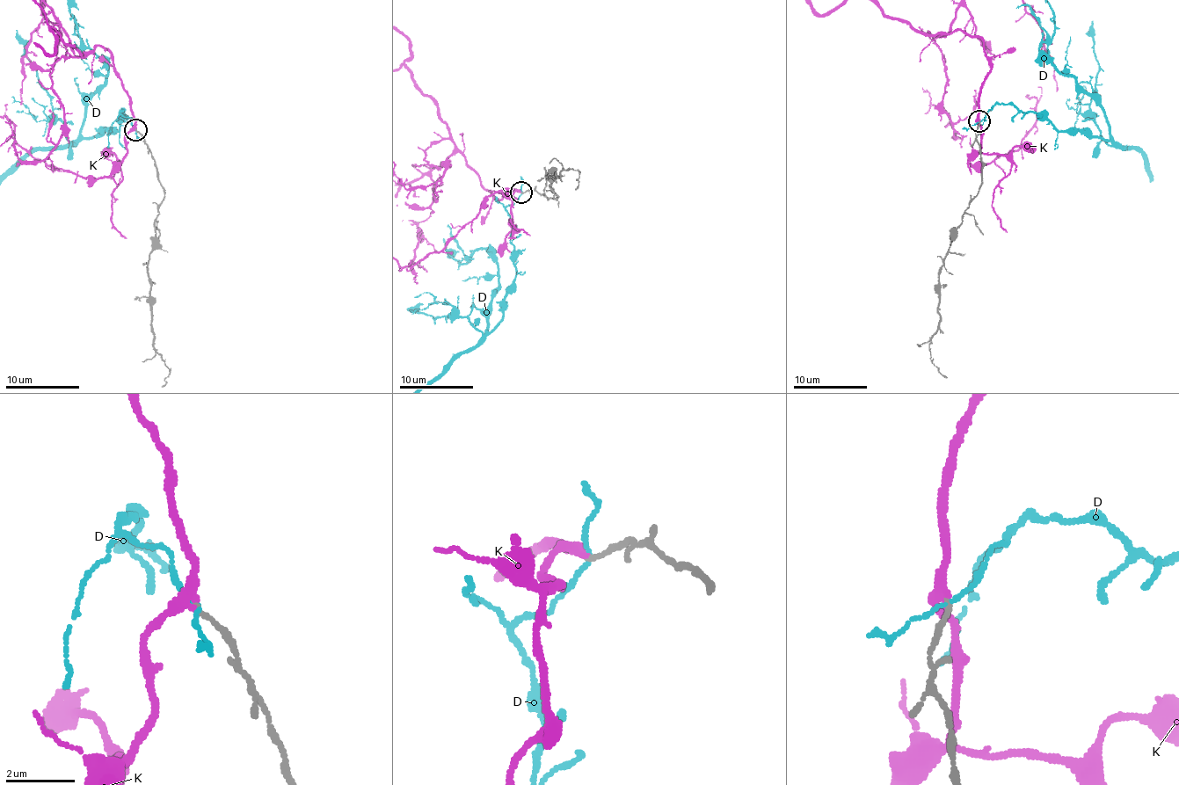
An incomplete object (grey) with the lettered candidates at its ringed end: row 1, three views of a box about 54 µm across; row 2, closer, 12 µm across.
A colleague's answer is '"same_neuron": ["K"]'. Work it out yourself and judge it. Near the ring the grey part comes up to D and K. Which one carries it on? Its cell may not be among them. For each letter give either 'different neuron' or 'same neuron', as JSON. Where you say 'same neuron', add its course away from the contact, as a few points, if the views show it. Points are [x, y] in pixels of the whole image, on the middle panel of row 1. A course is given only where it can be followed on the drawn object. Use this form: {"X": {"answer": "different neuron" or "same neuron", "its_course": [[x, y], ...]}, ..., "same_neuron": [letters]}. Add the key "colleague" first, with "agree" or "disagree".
{"colleague": "agree", "D": {"answer": "different neuron"}, "K": {"answer": "same neuron"}, "same_neuron": ["K"]}

